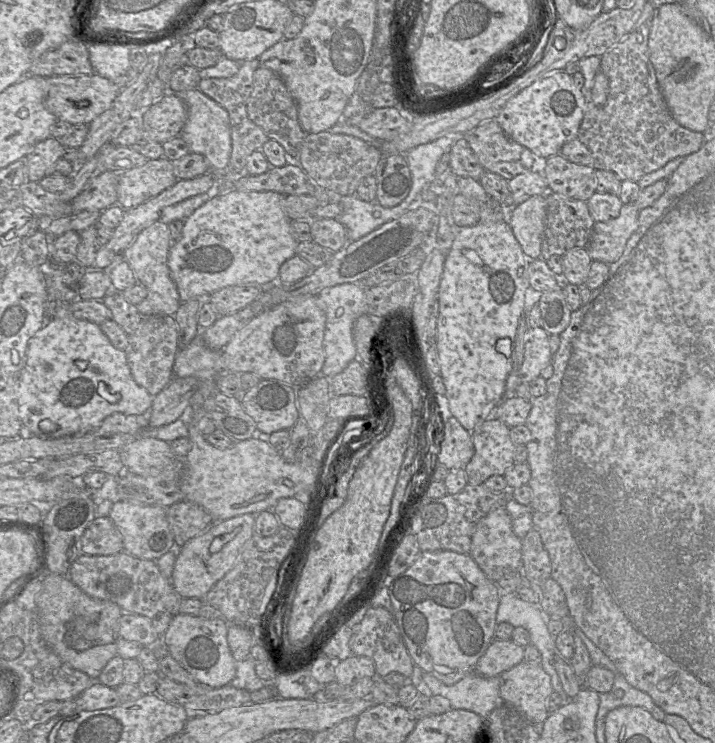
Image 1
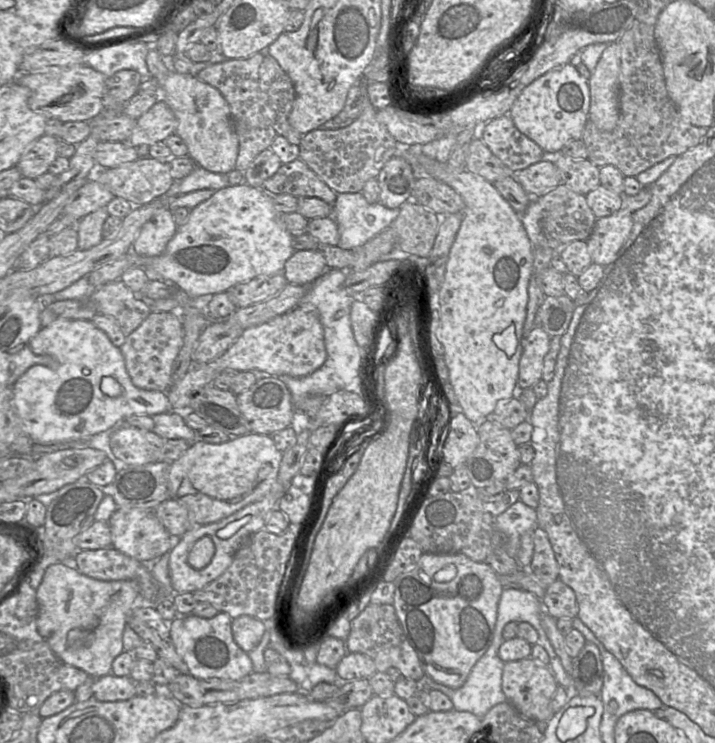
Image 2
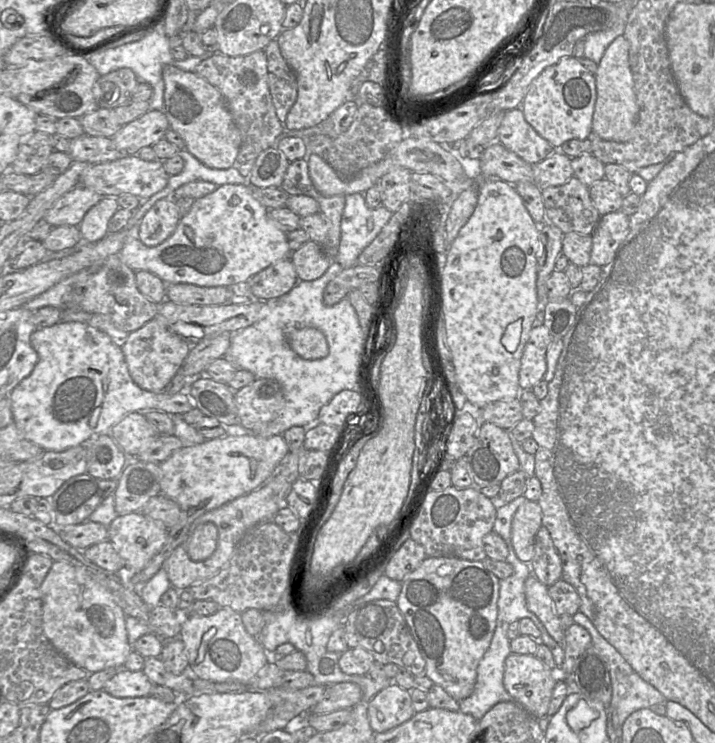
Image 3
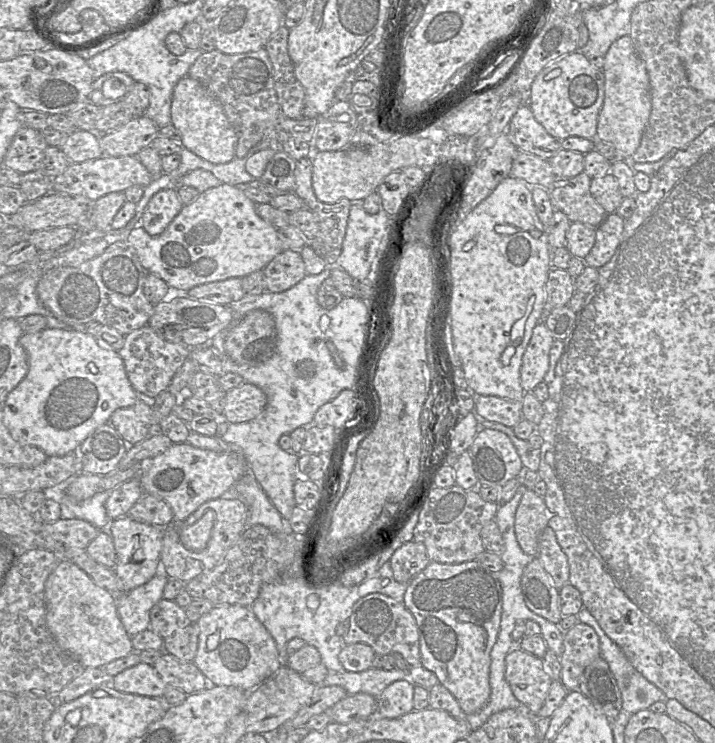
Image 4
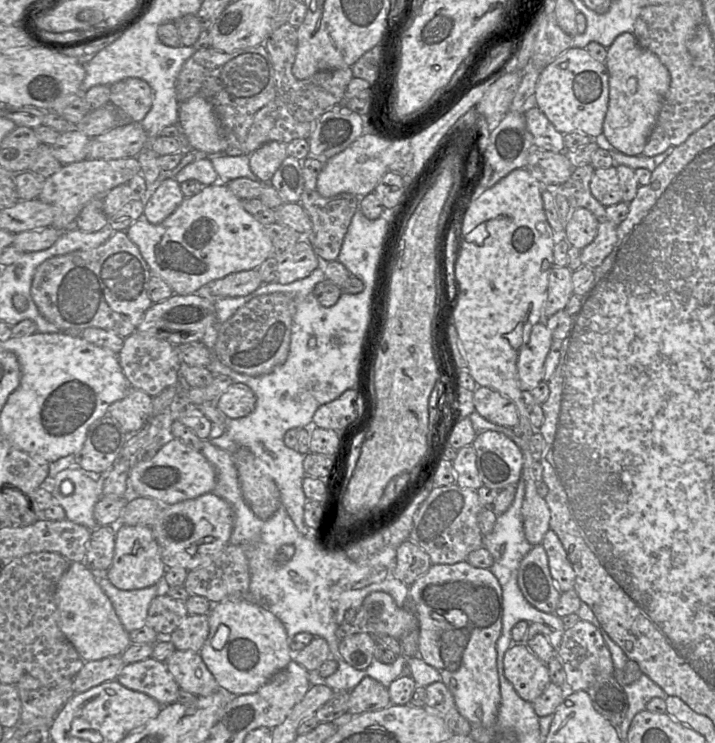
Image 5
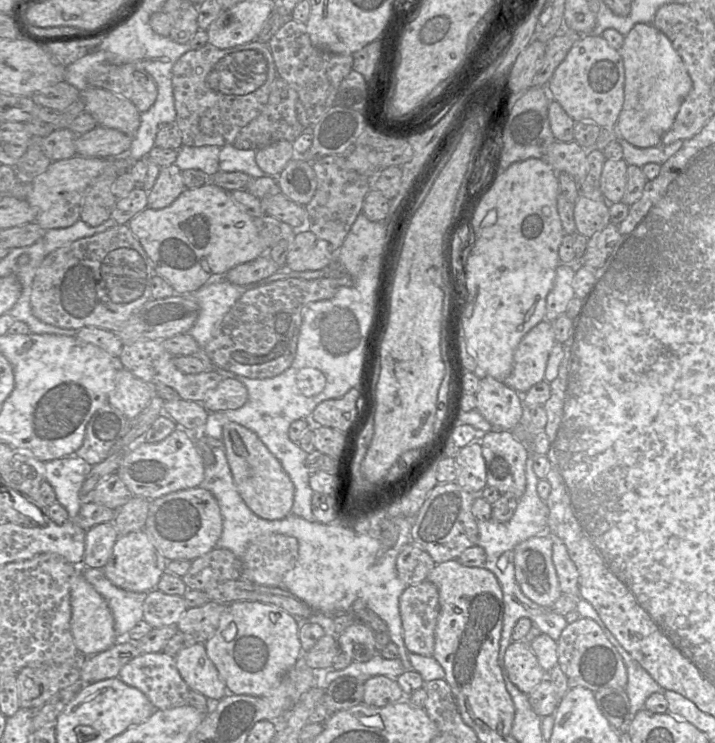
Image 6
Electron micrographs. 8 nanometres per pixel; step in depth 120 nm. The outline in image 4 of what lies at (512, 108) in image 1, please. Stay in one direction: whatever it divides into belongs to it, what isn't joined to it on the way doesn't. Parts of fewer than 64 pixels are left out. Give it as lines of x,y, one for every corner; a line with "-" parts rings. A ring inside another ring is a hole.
572,52
545,66
535,77
529,91
529,108
534,118
557,140
571,136
593,139
604,101
605,77
587,57

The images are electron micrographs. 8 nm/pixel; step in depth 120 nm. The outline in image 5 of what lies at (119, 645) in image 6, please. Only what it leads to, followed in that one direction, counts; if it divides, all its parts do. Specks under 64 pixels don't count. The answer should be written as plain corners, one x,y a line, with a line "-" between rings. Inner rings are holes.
121,656
87,661
73,678
72,688
75,693
82,693
104,682
116,680
125,665

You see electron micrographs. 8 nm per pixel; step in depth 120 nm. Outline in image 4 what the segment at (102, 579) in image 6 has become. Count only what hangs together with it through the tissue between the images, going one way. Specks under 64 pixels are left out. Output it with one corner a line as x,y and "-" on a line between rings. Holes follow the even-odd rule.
161,566
160,572
145,584
126,593
113,593
118,616
131,638
150,628
150,610
163,598
167,580

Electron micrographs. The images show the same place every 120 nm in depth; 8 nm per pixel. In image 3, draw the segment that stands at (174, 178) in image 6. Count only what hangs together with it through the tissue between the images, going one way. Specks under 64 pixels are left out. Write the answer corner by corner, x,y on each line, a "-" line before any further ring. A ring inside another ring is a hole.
173,197
157,201
140,222
138,238
148,247
155,247
167,240
180,221
180,213

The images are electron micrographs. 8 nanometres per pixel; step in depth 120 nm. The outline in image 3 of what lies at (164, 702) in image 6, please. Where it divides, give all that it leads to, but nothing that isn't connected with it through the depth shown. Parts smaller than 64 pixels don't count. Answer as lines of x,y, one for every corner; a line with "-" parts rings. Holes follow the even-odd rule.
122,668
104,684
103,690
117,698
144,697
149,695
152,685
142,670

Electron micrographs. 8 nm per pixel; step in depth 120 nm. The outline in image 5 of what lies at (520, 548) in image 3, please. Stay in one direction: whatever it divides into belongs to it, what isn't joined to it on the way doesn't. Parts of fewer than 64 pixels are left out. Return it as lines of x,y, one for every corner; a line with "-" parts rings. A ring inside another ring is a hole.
523,467
521,478
525,482
521,509
524,535
532,546
539,545
550,529
550,510
545,498
537,492
537,482
532,476
531,467

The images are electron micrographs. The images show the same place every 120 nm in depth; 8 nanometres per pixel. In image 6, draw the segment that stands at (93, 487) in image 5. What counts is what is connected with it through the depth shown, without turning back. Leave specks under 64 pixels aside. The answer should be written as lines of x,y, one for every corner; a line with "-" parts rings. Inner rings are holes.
79,457
60,458
45,463
47,481
56,493
57,502
74,519
82,506
80,489
92,466

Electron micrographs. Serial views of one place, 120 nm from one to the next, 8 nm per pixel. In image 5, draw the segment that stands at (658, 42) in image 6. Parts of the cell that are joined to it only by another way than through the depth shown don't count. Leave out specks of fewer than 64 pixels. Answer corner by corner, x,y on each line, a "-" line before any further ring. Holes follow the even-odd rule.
633,33
620,34
607,49
605,66
609,74
608,109
603,122
602,142
607,141
613,148
628,156
638,156
656,124
665,94
670,86
670,74
660,59
651,51
642,48

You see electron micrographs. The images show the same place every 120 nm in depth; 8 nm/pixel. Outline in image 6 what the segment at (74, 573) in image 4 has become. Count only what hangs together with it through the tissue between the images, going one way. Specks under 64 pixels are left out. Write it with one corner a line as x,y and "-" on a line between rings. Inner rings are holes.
80,573
72,583
70,628
77,649
86,656
108,650
117,641
113,614
106,600

